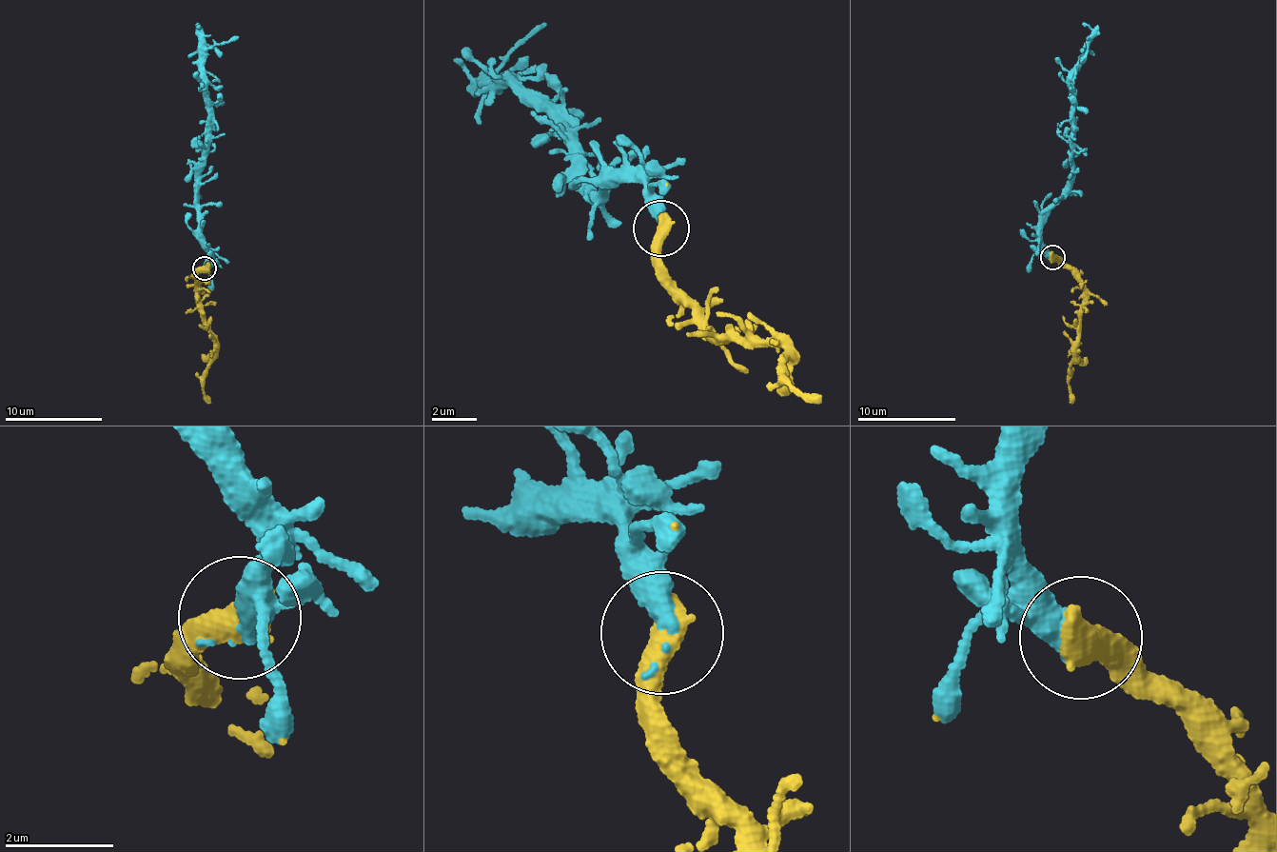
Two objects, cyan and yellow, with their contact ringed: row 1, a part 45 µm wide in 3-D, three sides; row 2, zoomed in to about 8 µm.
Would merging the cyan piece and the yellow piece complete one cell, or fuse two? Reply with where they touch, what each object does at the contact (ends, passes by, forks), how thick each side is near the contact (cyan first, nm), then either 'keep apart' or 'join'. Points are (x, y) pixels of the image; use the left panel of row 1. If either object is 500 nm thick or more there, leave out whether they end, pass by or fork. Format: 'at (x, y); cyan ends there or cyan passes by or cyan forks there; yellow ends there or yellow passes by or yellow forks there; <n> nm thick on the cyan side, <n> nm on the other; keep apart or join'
at (205, 267); 340 nm thick on the cyan side, 650 nm on the other; join

